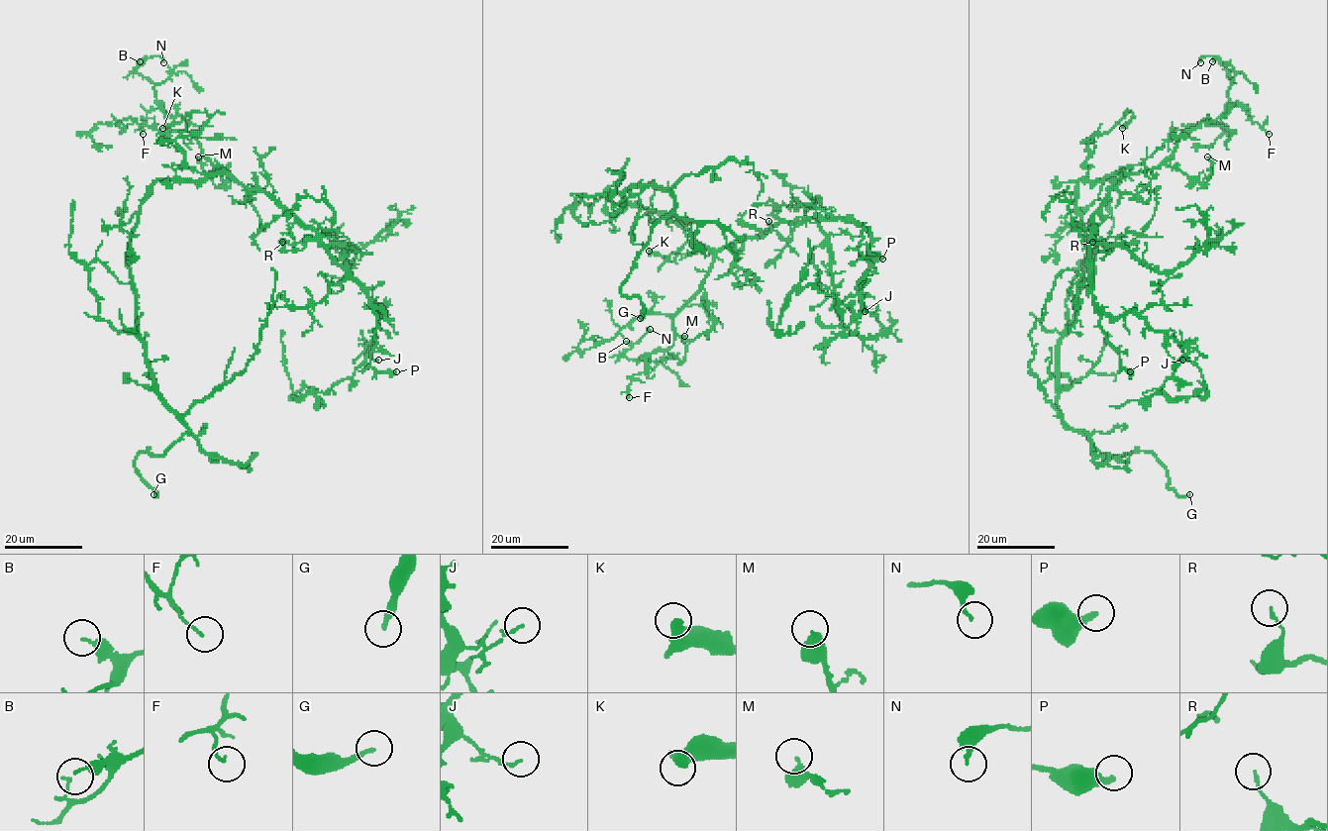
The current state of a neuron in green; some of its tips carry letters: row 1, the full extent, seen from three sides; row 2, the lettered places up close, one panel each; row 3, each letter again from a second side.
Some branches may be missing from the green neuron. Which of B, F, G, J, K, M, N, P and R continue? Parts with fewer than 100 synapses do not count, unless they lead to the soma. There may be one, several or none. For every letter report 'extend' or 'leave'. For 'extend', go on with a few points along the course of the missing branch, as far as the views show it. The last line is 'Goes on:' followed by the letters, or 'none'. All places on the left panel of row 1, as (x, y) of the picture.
B: leave
F: leave
G: extend
J: leave
K: leave
M: leave
N: leave
P: leave
R: leave
Goes on: G

